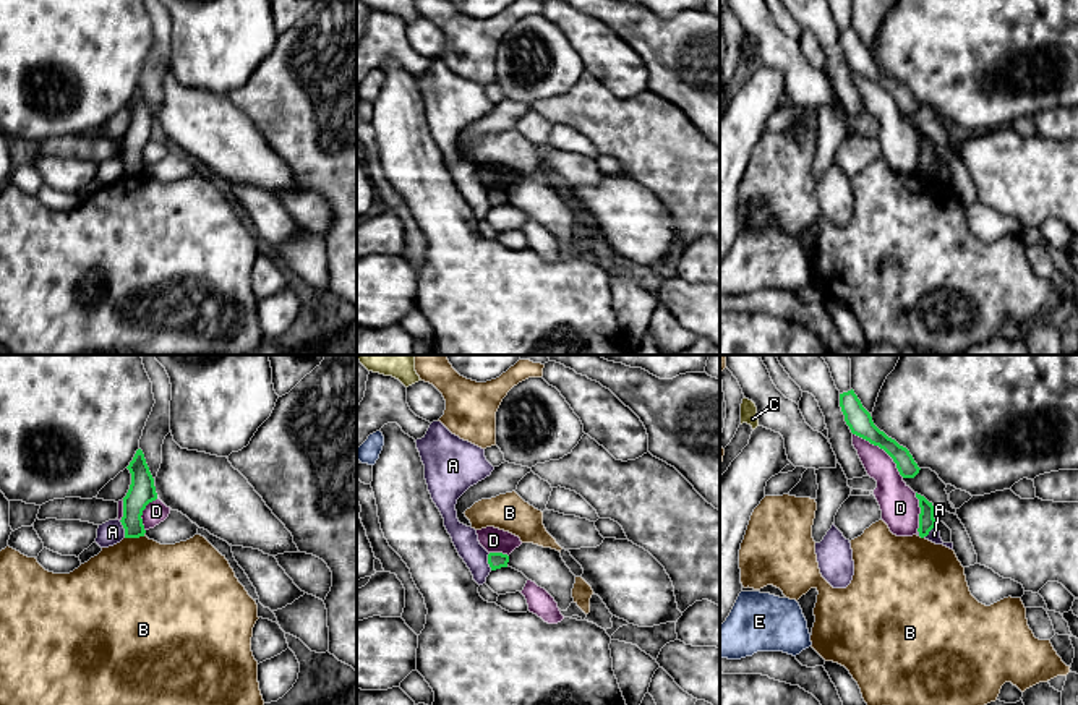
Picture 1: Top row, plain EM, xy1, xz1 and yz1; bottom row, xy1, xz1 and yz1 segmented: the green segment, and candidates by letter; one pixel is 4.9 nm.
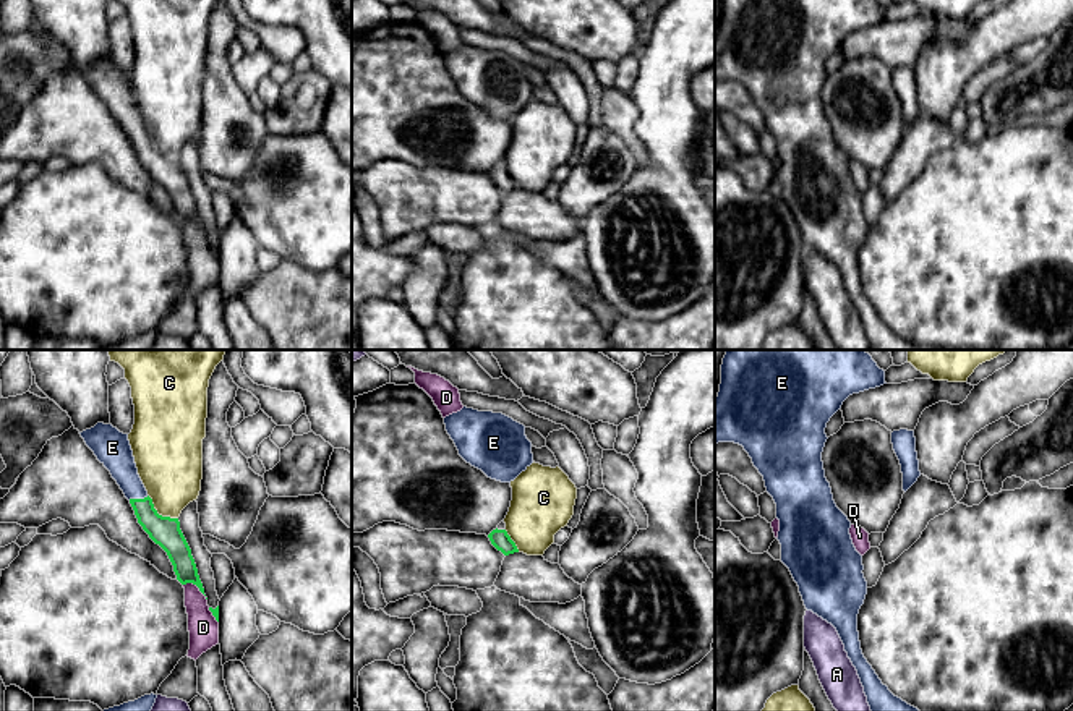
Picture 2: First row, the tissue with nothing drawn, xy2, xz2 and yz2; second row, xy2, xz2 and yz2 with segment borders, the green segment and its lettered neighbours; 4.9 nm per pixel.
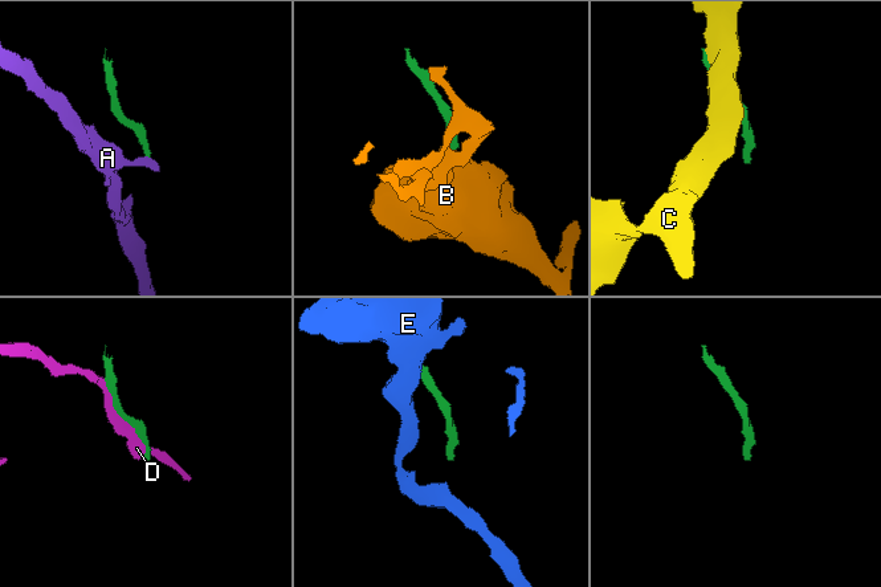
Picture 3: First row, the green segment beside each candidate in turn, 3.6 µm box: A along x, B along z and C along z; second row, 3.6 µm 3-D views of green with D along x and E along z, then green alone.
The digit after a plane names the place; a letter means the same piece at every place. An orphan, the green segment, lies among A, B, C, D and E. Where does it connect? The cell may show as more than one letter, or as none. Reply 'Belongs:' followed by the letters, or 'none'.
Belongs: E

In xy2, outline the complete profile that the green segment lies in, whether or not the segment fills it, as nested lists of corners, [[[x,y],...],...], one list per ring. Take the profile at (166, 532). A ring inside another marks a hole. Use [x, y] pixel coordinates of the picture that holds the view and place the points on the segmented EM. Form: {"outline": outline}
{"outline": [[[97,423],[79,434],[130,500],[138,523],[167,552],[177,580],[182,585],[196,585],[204,594],[191,549],[180,530],[180,522],[178,518],[162,517],[154,509],[152,499],[138,475],[128,434],[104,423]]]}

